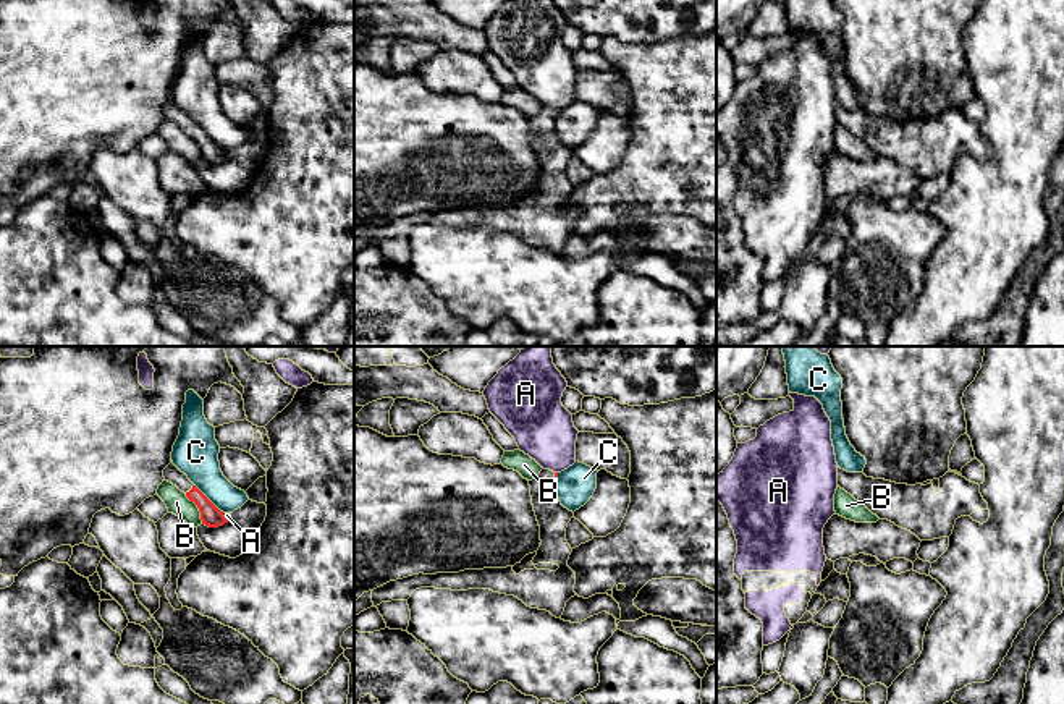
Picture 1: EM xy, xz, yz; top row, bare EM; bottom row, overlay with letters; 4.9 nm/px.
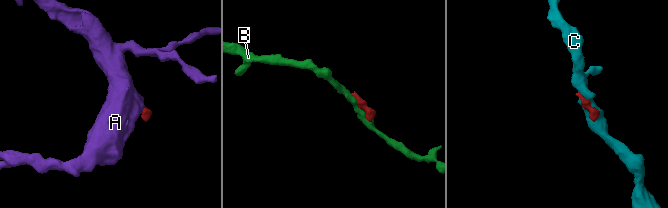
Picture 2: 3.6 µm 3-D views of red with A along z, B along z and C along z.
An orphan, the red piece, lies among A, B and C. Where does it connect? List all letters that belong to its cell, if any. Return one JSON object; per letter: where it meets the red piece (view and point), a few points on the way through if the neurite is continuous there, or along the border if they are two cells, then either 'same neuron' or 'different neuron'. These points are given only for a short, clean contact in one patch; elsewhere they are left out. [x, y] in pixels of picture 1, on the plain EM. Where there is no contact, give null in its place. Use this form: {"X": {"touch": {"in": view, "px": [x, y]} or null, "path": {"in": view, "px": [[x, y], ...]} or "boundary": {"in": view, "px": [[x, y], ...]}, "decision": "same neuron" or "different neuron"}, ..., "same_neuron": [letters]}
{"A": {"touch": {"in": "xy", "px": [223, 154]}, "boundary": {"in": "xy", "px": [[222, 151], [228, 157]]}, "decision": "different neuron"}, "B": {"touch": {"in": "xy", "px": [198, 144]}, "decision": "different neuron"}, "C": {"touch": {"in": "xy", "px": [207, 136]}, "decision": "different neuron"}, "same_neuron": []}

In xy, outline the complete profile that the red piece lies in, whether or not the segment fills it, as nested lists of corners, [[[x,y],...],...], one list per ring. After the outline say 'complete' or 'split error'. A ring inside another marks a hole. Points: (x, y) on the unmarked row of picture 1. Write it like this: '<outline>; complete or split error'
[[[173,100],[163,107],[165,118],[176,123],[186,134],[194,139],[201,149],[202,162],[209,165],[218,165],[228,160],[220,149]]]; split error

